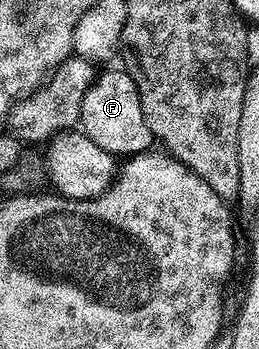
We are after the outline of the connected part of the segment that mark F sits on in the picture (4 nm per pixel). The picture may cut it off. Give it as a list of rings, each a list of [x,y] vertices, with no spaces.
[[[123,68],[108,69],[99,74],[82,99],[79,128],[102,151],[124,159],[129,155],[147,153],[153,148],[154,138],[146,127],[146,115],[142,115],[142,99],[134,79]]]

